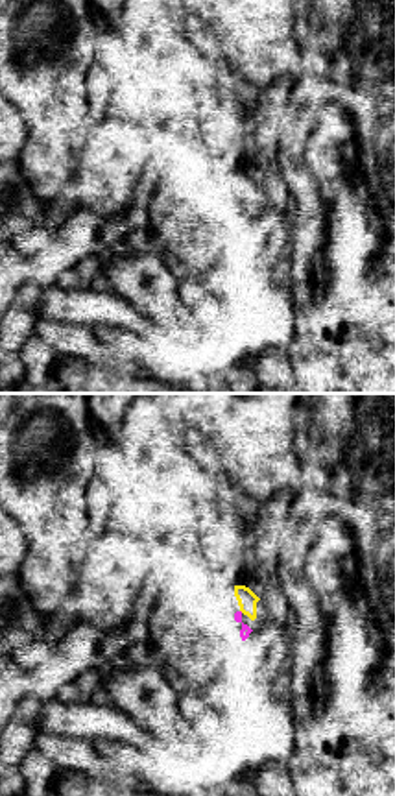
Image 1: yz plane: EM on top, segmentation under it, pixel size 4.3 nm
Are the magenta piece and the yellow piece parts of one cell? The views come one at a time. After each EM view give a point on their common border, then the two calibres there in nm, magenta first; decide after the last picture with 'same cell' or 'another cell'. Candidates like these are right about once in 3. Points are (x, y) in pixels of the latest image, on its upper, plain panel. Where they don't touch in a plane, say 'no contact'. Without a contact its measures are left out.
no contact

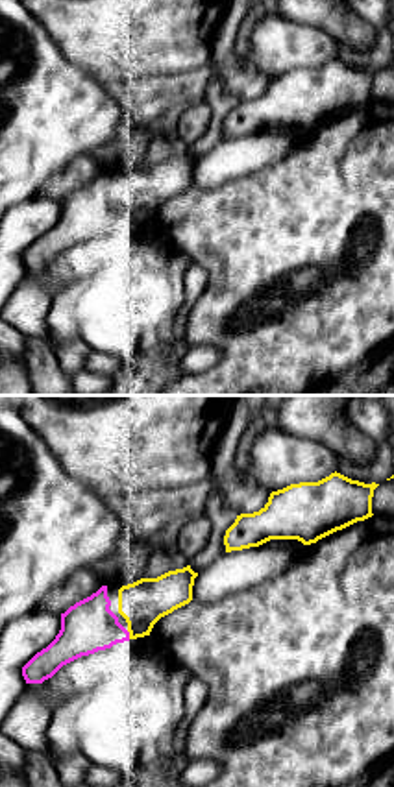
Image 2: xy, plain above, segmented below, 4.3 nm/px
contact (128, 220); calibres 220 and 200 nm

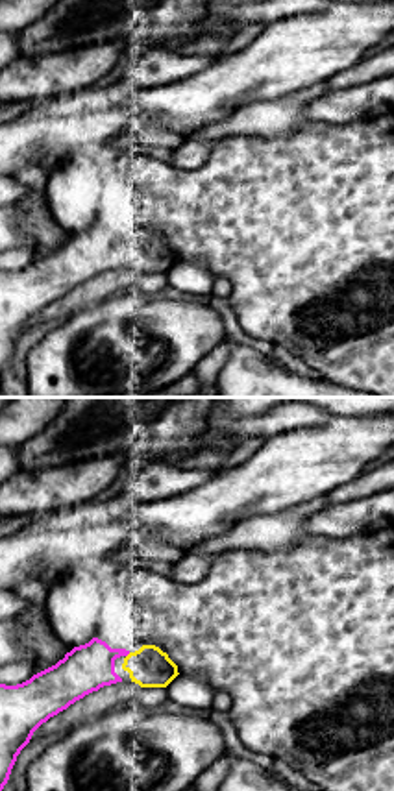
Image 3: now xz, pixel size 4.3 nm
no contact

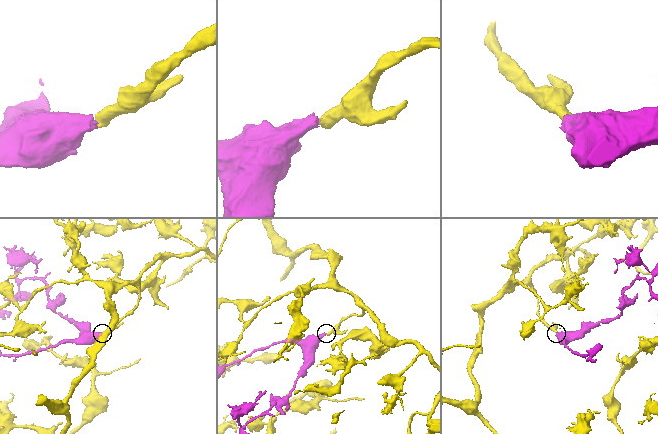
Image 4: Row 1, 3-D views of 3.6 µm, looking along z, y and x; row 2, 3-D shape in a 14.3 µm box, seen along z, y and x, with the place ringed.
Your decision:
same cell

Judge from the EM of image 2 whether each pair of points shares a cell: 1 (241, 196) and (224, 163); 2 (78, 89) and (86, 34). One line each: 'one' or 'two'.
1: two
2: two

